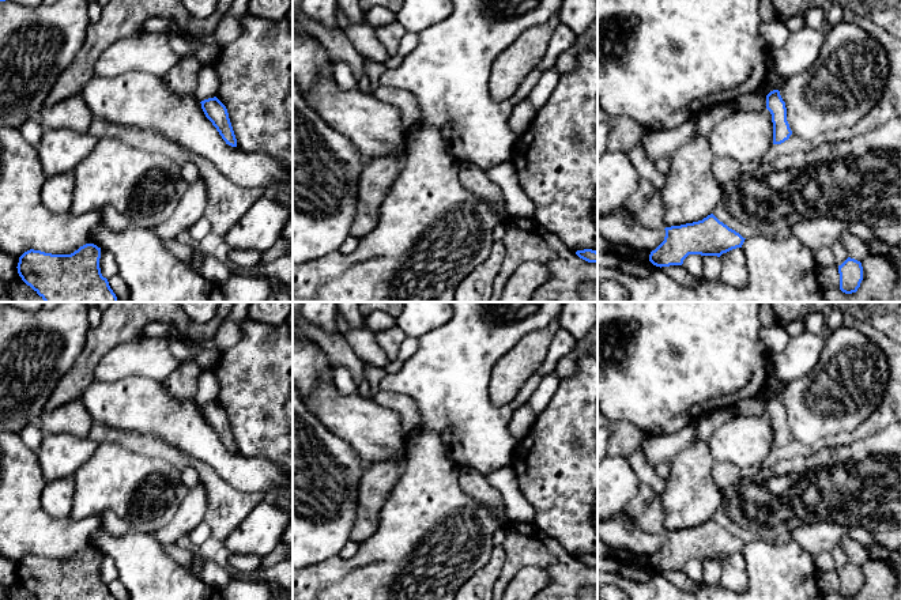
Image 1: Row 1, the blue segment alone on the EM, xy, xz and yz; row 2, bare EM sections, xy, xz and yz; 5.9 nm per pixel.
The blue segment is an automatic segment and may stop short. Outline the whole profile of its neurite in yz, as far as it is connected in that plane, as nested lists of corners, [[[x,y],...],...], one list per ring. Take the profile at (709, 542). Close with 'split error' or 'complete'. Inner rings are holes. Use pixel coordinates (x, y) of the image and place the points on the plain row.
[[[713,518],[702,525],[666,532],[664,546],[651,556],[656,571],[682,570],[689,559],[717,561],[742,552],[746,543]]] | complete

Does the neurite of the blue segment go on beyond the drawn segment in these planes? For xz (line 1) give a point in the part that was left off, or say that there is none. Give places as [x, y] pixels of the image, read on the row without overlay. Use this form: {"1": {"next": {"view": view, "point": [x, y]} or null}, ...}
{"1": {"next": null}}

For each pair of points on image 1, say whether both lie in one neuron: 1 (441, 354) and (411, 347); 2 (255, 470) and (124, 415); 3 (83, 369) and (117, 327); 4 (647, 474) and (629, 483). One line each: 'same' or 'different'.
1: different
2: same
3: same
4: different

